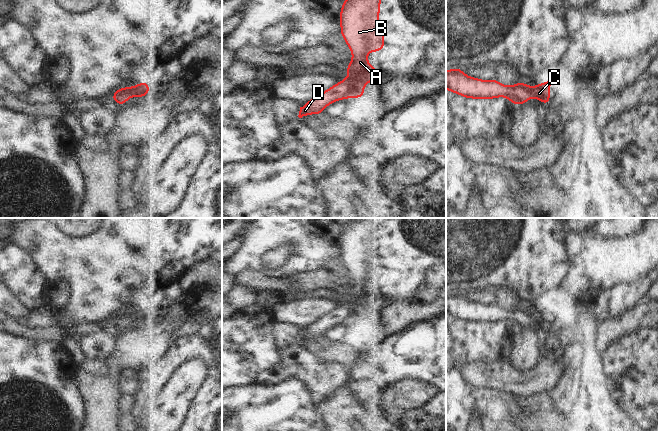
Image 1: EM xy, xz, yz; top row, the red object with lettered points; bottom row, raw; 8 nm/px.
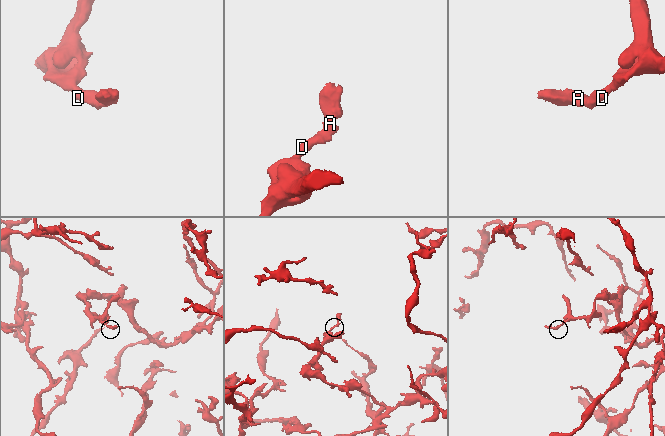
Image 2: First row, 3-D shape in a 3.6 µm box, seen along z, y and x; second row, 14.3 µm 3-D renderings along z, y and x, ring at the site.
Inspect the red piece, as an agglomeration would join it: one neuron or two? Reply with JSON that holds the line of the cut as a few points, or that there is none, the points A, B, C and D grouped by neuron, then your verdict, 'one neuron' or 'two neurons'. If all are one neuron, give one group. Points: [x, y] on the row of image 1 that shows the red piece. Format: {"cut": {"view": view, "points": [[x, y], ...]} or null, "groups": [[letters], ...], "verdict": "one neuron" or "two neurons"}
{"cut": null, "groups": [["A", "B", "C", "D"]], "verdict": "one neuron"}

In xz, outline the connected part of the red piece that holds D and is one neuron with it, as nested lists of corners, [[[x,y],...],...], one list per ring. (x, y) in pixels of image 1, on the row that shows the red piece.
[[[344,0],[339,14],[340,33],[352,53],[352,61],[346,65],[348,77],[318,94],[300,107],[299,118],[310,114],[320,115],[330,104],[347,98],[364,98],[364,86],[378,75],[375,67],[368,63],[367,54],[383,50],[385,37],[379,25],[381,0]]]

